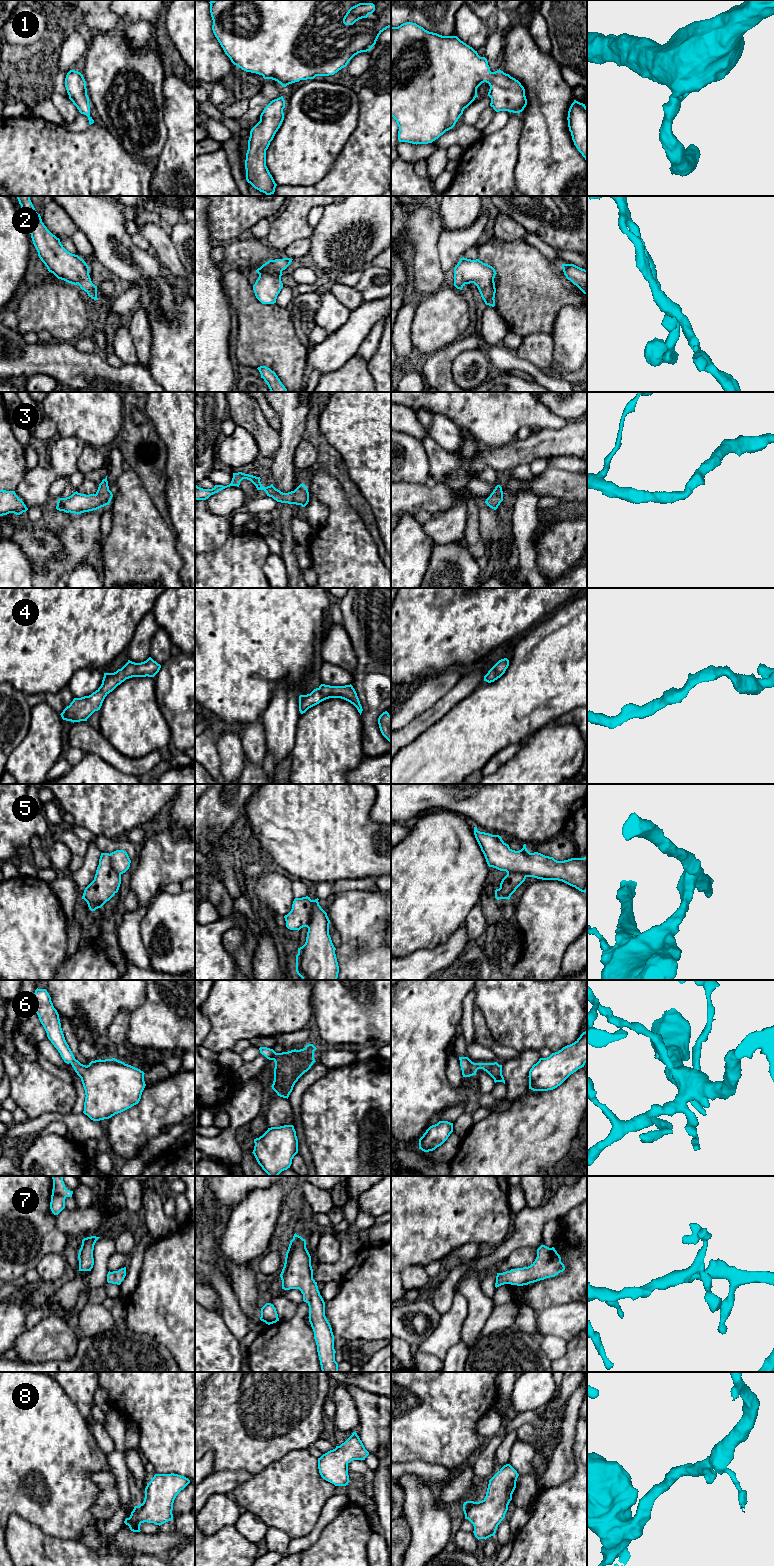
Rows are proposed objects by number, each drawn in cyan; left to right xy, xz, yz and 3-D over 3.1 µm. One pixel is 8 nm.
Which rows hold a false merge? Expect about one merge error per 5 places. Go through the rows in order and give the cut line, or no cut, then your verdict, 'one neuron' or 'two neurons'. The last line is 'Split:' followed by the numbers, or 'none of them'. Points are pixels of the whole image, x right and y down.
1: no cut; one neuron
2: no cut; one neuron
3: no cut; one neuron
4: no cut; one neuron
5: no cut; one neuron
6: no cut; one neuron
7: no cut; one neuron
8: no cut; one neuron
Split: none of them

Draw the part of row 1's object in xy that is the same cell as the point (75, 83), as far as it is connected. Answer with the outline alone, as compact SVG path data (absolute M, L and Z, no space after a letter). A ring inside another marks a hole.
M70 70L65 78L65 87L69 95L69 99L81 114L88 117L89 124L93 124L94 120L90 116L90 100L87 95L86 81L83 75L78 71Z

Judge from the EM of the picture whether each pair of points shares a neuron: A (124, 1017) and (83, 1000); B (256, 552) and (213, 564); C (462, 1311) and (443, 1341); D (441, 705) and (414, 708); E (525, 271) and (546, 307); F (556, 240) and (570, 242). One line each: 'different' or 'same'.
A: different
B: same
C: same
D: different
E: same
F: same

